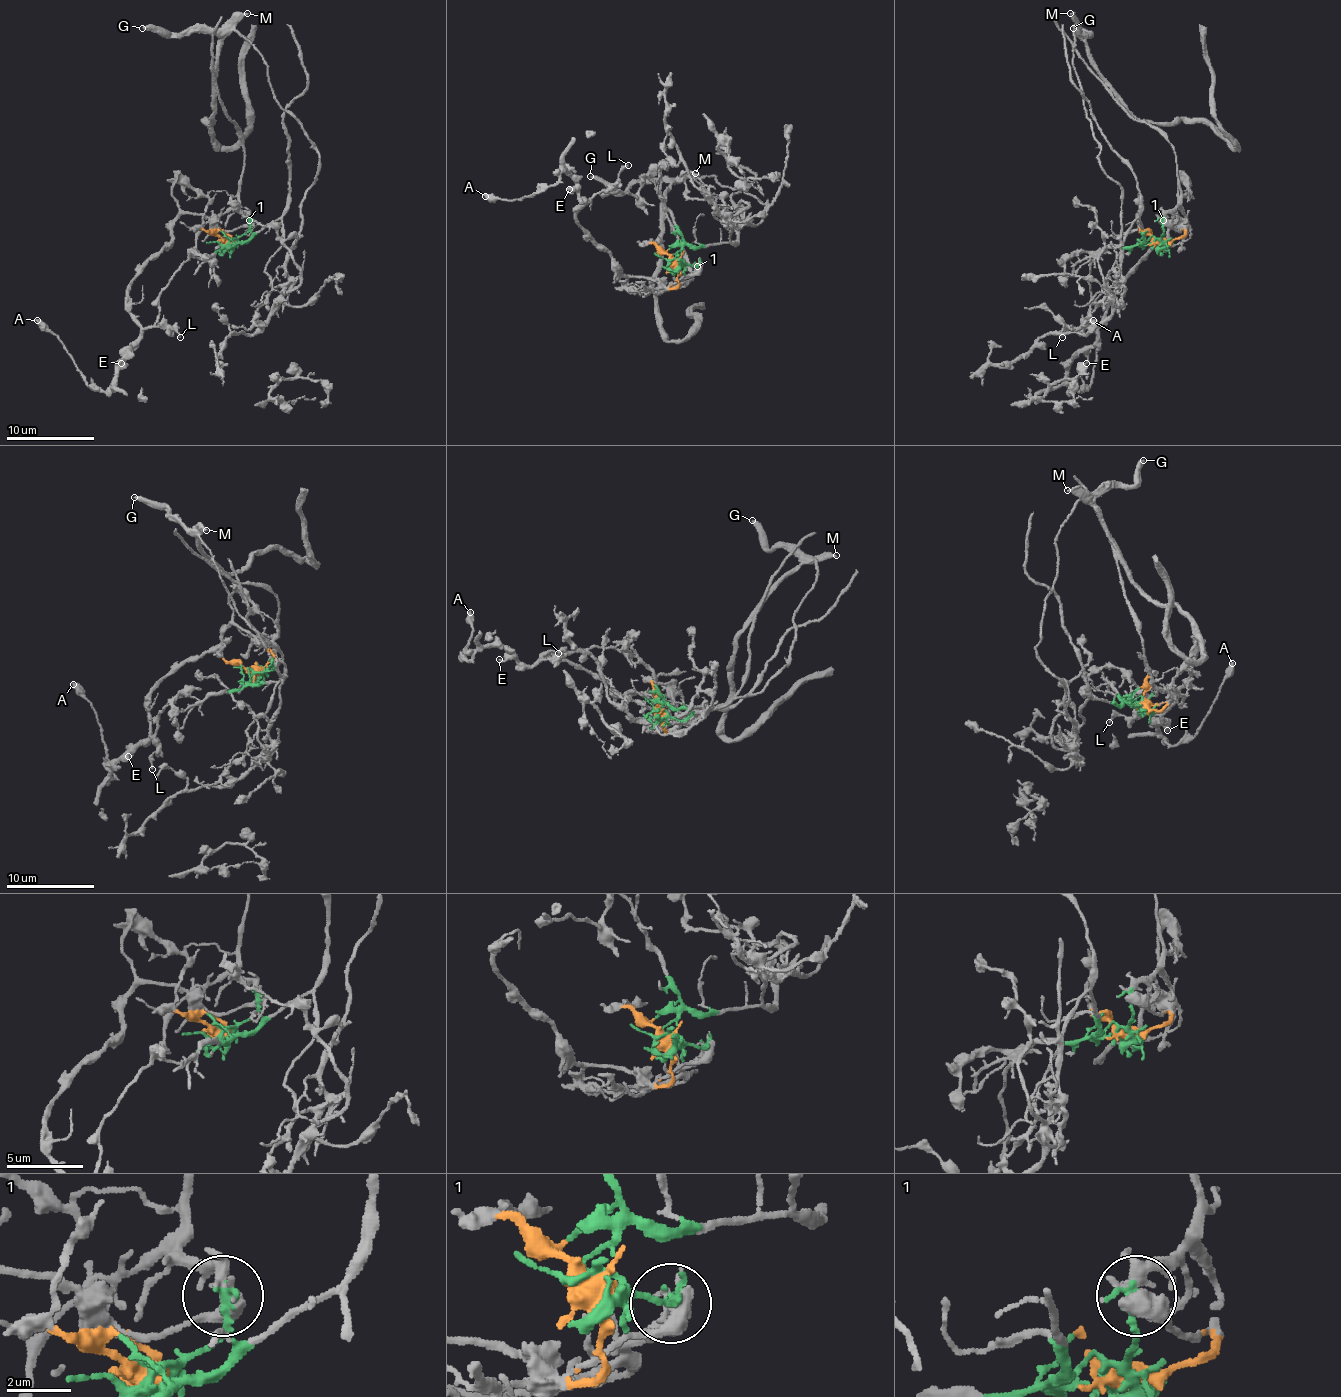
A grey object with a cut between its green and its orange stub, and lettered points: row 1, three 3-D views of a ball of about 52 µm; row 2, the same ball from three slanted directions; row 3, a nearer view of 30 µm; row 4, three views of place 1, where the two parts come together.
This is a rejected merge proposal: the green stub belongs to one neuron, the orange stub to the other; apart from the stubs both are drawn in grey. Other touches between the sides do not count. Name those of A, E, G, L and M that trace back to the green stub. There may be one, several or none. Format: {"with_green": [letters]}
{"with_green": ["G", "M"]}

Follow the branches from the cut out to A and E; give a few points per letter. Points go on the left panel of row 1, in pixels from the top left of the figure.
A: (230, 243), (199, 214), (179, 216), (173, 238), (131, 285), (140, 335), (111, 390), (87, 384), (36, 320)
E: (230, 243), (199, 214), (179, 216), (173, 238), (131, 285), (129, 313), (140, 337), (122, 364)

